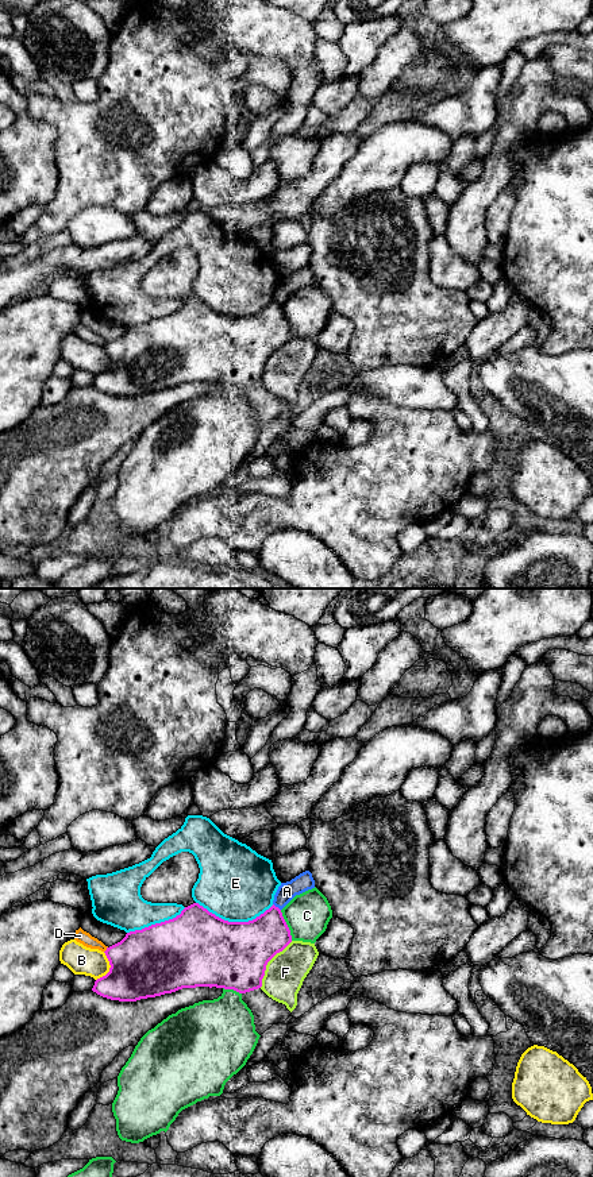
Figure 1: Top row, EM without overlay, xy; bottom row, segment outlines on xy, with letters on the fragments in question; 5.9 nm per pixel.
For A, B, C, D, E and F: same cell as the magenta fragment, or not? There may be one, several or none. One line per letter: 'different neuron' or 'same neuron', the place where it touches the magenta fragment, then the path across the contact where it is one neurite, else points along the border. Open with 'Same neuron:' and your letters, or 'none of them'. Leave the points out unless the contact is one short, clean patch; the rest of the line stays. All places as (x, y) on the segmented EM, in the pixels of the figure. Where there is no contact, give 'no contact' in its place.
Same neuron: none of them
A: different neuron | xy (277, 907) | along xy (273, 903), (280, 910)
B: different neuron | xy (110, 968)
C: different neuron | xy (287, 925)
D: different neuron | xy (107, 949)
E: different neuron | xy (235, 922)
F: different neuron | xy (268, 961)

